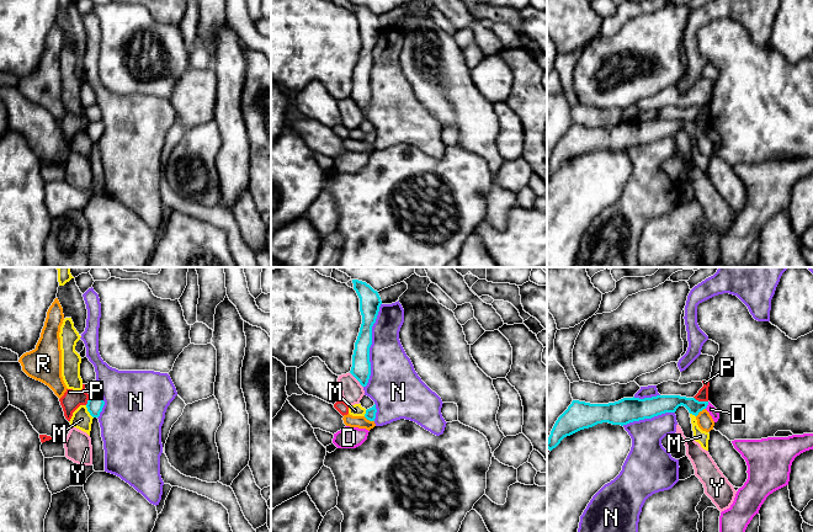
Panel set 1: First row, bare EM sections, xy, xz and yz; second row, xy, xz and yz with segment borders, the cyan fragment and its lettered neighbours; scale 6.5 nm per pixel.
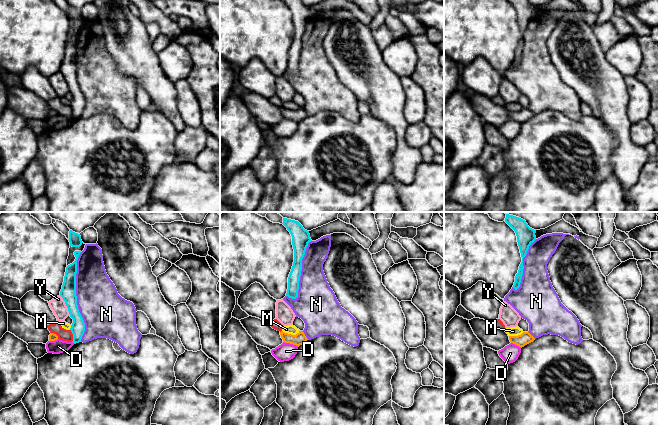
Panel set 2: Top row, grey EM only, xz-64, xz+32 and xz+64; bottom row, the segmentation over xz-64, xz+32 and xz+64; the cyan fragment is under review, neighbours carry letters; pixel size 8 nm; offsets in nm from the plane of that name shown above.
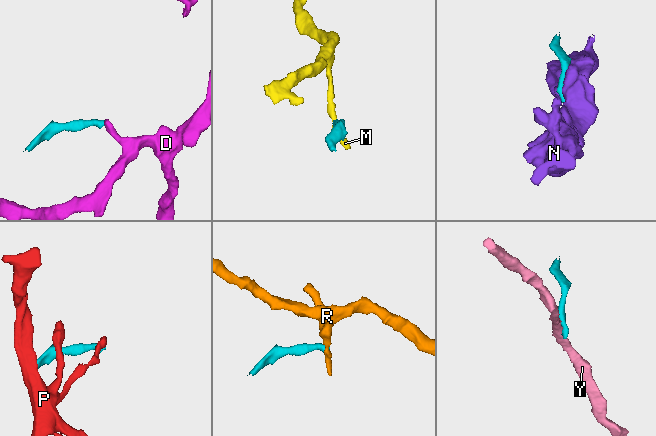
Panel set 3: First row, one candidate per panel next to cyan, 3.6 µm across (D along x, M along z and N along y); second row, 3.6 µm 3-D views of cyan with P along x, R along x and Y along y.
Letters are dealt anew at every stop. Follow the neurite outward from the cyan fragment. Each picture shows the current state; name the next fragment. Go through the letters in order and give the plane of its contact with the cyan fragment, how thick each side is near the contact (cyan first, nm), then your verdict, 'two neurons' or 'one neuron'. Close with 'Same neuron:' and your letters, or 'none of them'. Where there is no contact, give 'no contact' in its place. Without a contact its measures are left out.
D: meets cyan in yz; 110 nm thick on the cyan side, 60 nm on the other; two neurons
M: meets cyan in xy; 100 nm thick on the cyan side, 130 nm on the other; two neurons
N: meets cyan in xz; 130 nm thick on the cyan side, 280 nm on the other; two neurons
P: meets cyan in yz; 120 nm thick on the cyan side, 80 nm on the other; two neurons
R: meets cyan in yz; 120 nm thick on the cyan side, 110 nm on the other; two neurons
Y: meets cyan in xz; 130 nm thick on the cyan side, 140 nm on the other; two neurons
Same neuron: none of them

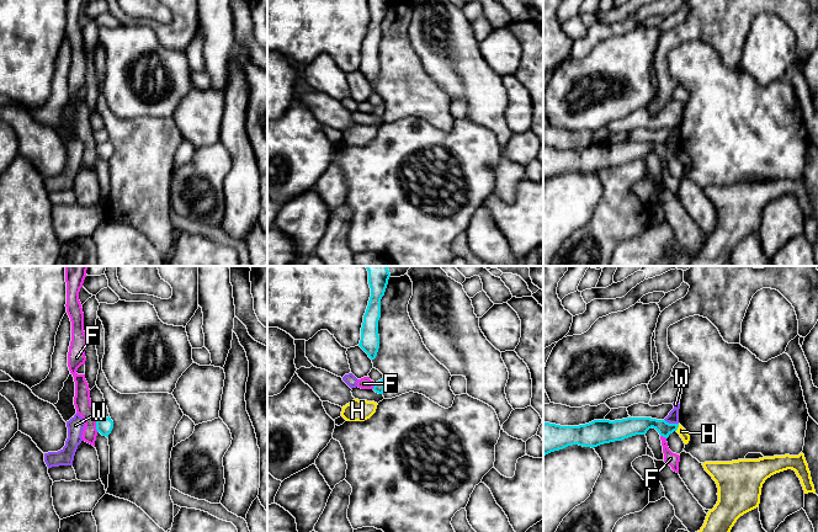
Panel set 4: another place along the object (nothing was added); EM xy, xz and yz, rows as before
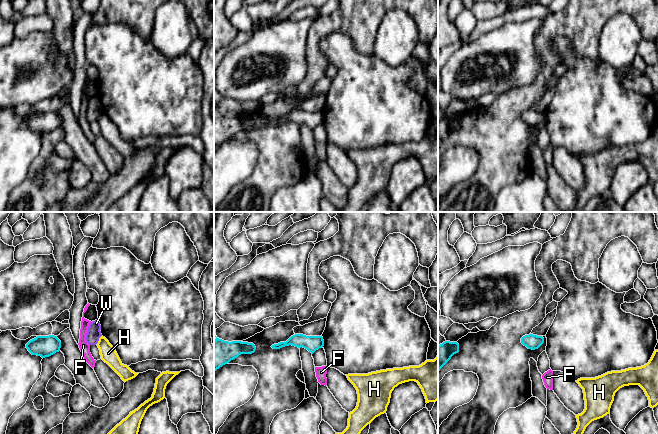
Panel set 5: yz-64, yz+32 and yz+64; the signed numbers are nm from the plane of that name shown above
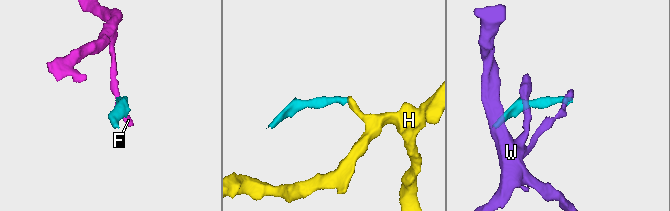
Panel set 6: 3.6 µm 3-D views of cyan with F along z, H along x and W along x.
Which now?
F: meets cyan in xy; 100 nm thick on the cyan side, 110 nm on the other; two neurons
H: meets cyan in yz; 110 nm thick on the cyan side, 60 nm on the other; two neurons
W: meets cyan in yz; 120 nm thick on the cyan side, 80 nm on the other; two neurons
Same neuron: none of them

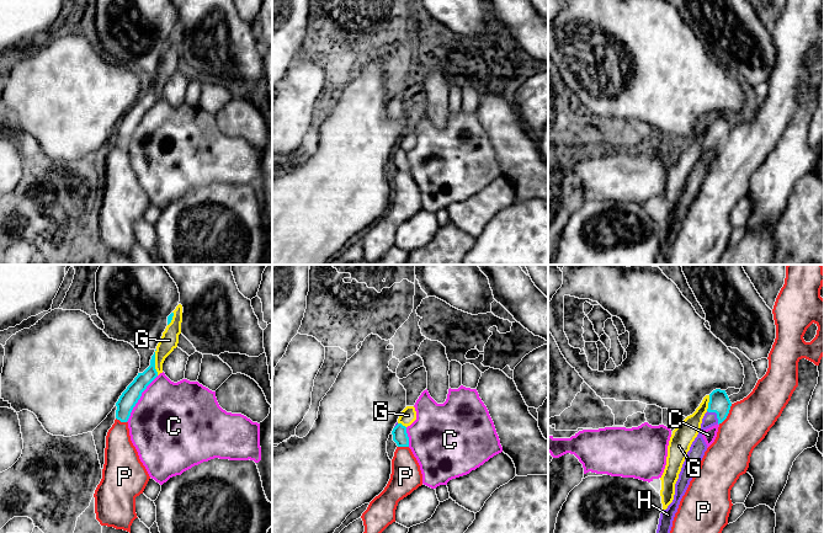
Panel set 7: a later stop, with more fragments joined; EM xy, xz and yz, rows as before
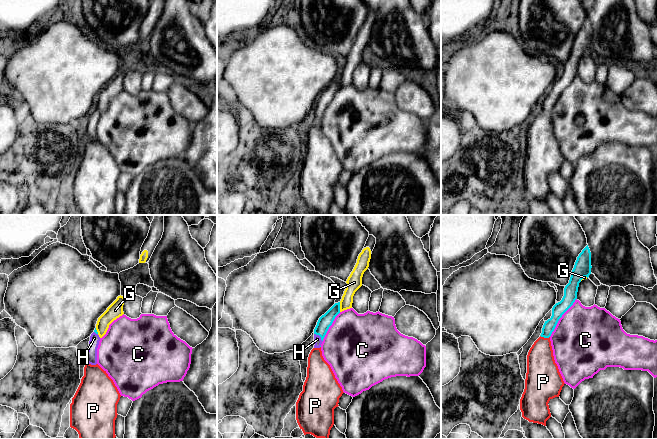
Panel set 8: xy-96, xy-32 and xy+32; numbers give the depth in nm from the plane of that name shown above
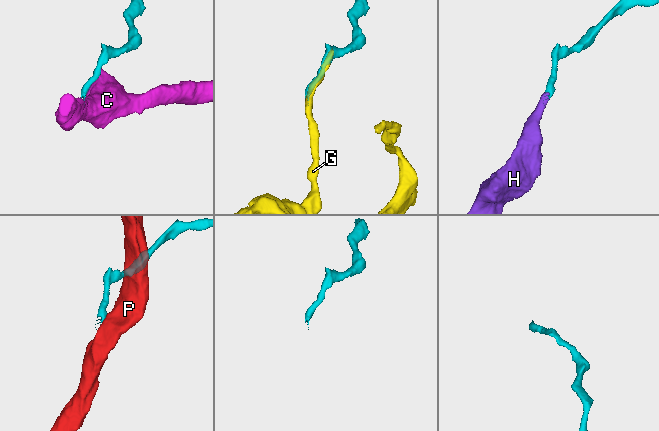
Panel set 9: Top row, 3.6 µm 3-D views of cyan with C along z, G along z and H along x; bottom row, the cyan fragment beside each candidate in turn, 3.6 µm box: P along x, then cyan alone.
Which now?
C: meets cyan in xy; 120 nm thick on the cyan side, 500 nm on the other; two neurons
G: meets cyan in xy; 110 nm thick on the cyan side, 120 nm on the other; two neurons
H: meets cyan in yz; 140 nm thick on the cyan side, 100 nm on the other; one neuron
P: meets cyan in yz; 140 nm thick on the cyan side, 280 nm on the other; two neurons
Same neuron: H

